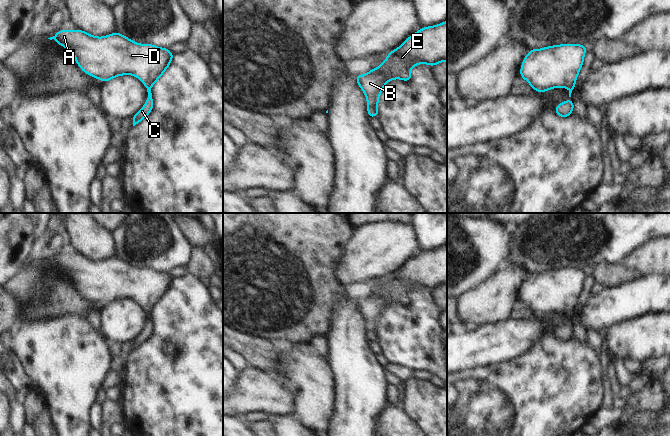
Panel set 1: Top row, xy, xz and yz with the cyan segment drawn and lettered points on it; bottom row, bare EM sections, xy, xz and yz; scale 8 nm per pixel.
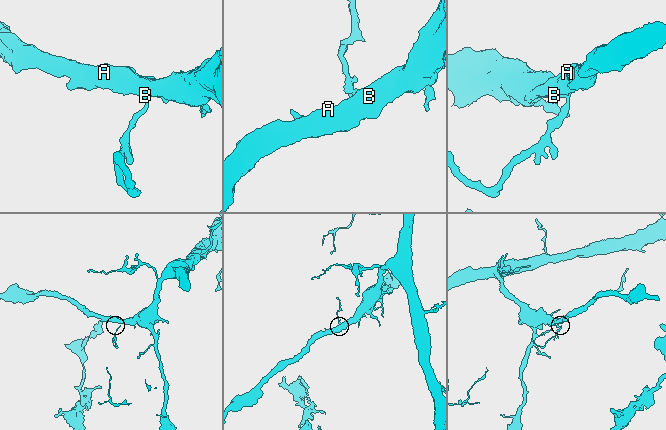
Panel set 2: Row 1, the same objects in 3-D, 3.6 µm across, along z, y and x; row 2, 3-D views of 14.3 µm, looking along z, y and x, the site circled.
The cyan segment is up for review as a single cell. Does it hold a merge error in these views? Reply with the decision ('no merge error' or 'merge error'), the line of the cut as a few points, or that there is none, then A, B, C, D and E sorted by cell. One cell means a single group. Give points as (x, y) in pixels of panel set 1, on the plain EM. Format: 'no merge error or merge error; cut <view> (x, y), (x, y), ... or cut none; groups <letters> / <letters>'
no merge error; cut none; groups A B C D E

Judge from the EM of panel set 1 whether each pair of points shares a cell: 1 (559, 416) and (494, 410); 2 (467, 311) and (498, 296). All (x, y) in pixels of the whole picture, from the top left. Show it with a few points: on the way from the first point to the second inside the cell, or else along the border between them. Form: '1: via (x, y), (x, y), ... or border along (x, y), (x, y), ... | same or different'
1: via (543, 410), (510, 410) | same
2: via (475, 306), (490, 302) | same

